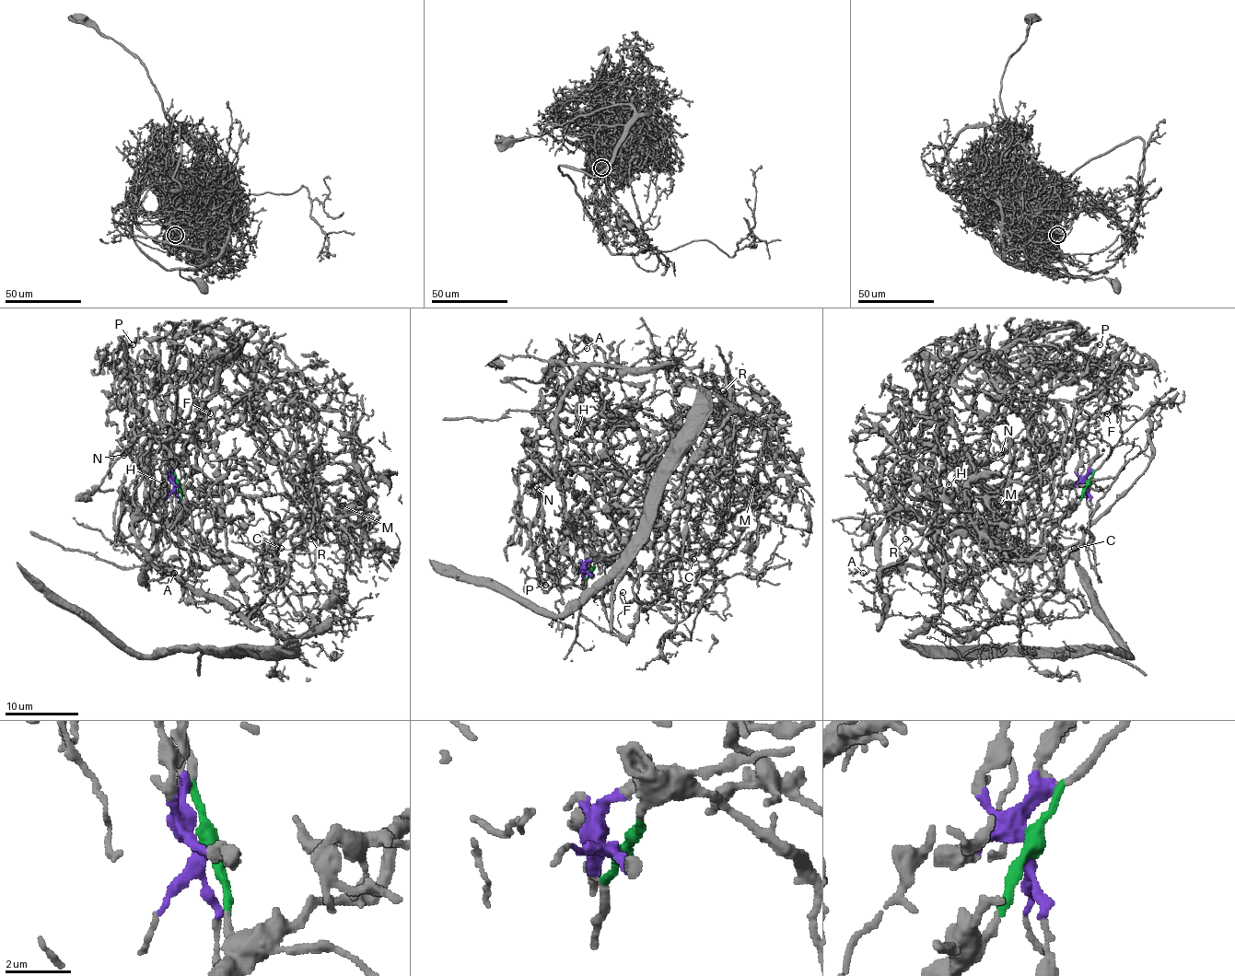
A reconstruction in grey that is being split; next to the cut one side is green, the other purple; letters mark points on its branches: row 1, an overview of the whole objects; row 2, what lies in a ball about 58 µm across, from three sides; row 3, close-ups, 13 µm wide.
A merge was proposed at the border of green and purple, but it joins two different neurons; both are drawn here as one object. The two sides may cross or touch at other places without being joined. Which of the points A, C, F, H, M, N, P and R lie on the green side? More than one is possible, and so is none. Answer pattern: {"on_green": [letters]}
{"on_green": ["A", "R"]}

